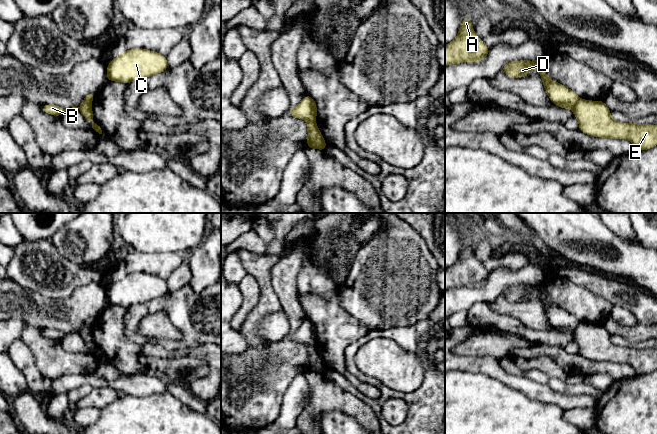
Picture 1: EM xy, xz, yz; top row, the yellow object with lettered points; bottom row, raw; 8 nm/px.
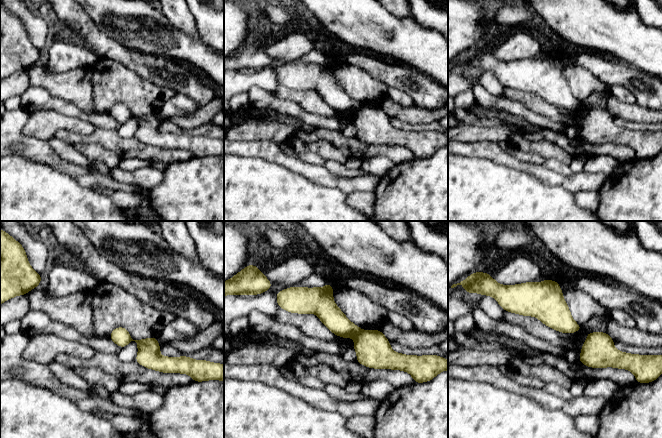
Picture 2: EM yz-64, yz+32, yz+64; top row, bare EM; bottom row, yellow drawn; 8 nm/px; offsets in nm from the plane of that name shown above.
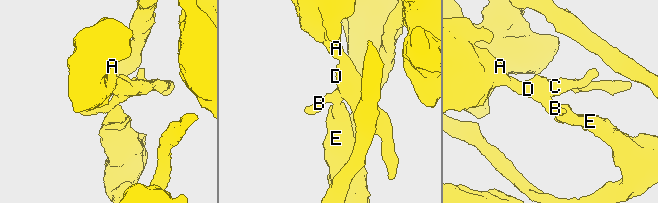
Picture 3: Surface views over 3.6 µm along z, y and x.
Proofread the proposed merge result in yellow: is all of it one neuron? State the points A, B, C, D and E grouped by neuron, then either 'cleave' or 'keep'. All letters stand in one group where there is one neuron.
groups A B C D / E; cleave

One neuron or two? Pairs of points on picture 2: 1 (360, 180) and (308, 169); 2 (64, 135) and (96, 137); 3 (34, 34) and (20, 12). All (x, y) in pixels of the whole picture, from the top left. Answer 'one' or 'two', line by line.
1: one
2: one
3: one

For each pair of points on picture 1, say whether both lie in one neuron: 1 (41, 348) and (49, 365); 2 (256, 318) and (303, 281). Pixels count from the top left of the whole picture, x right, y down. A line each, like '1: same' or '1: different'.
1: same
2: different

